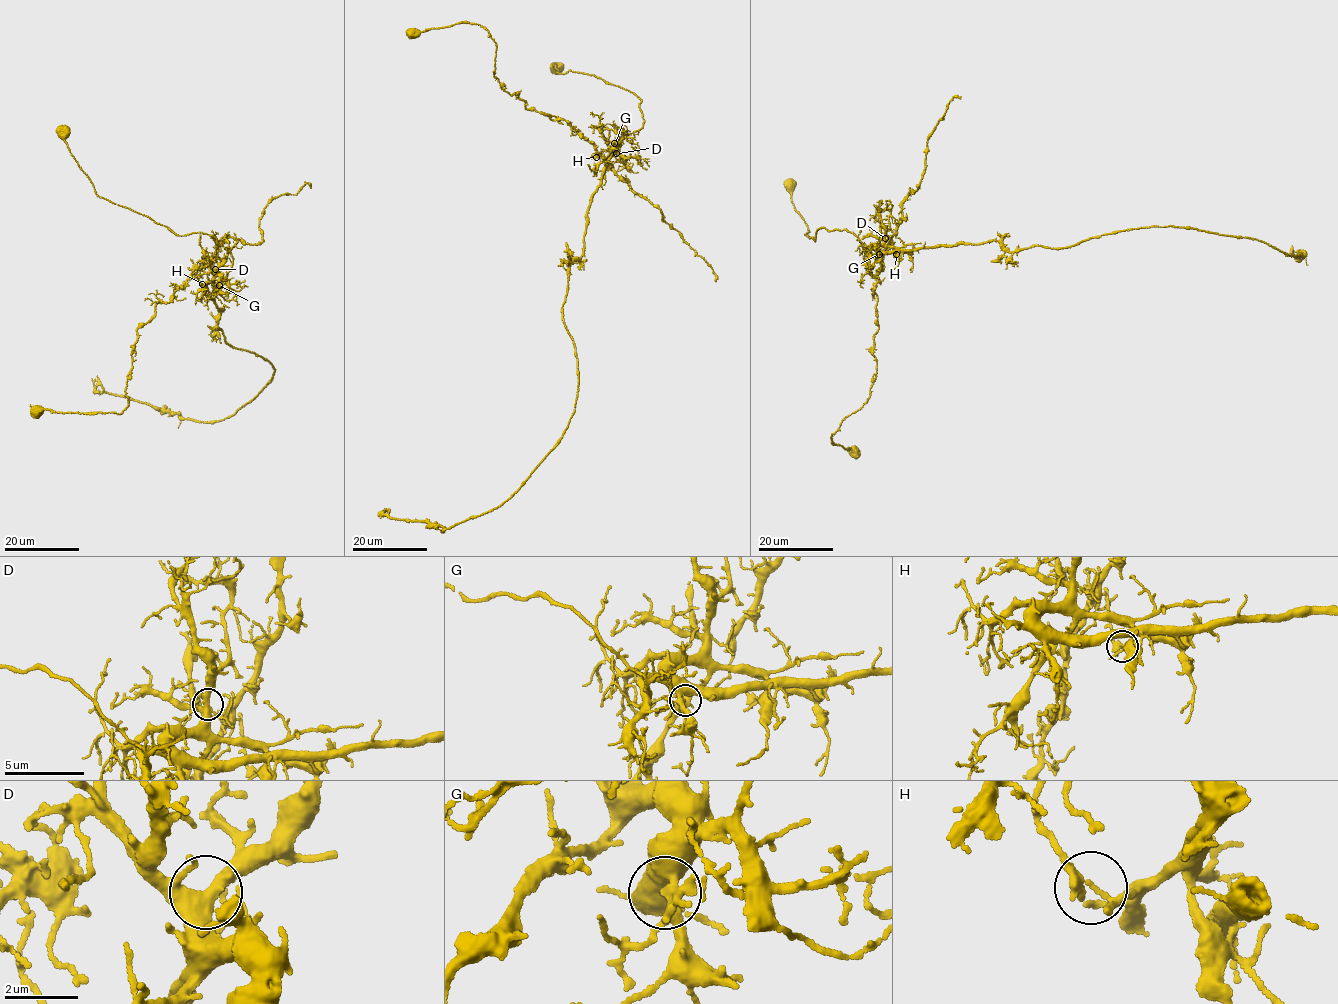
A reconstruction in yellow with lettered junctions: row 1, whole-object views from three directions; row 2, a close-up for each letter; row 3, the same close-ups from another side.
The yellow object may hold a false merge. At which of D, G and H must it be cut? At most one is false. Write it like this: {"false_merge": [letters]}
{"false_merge": ["H"]}

